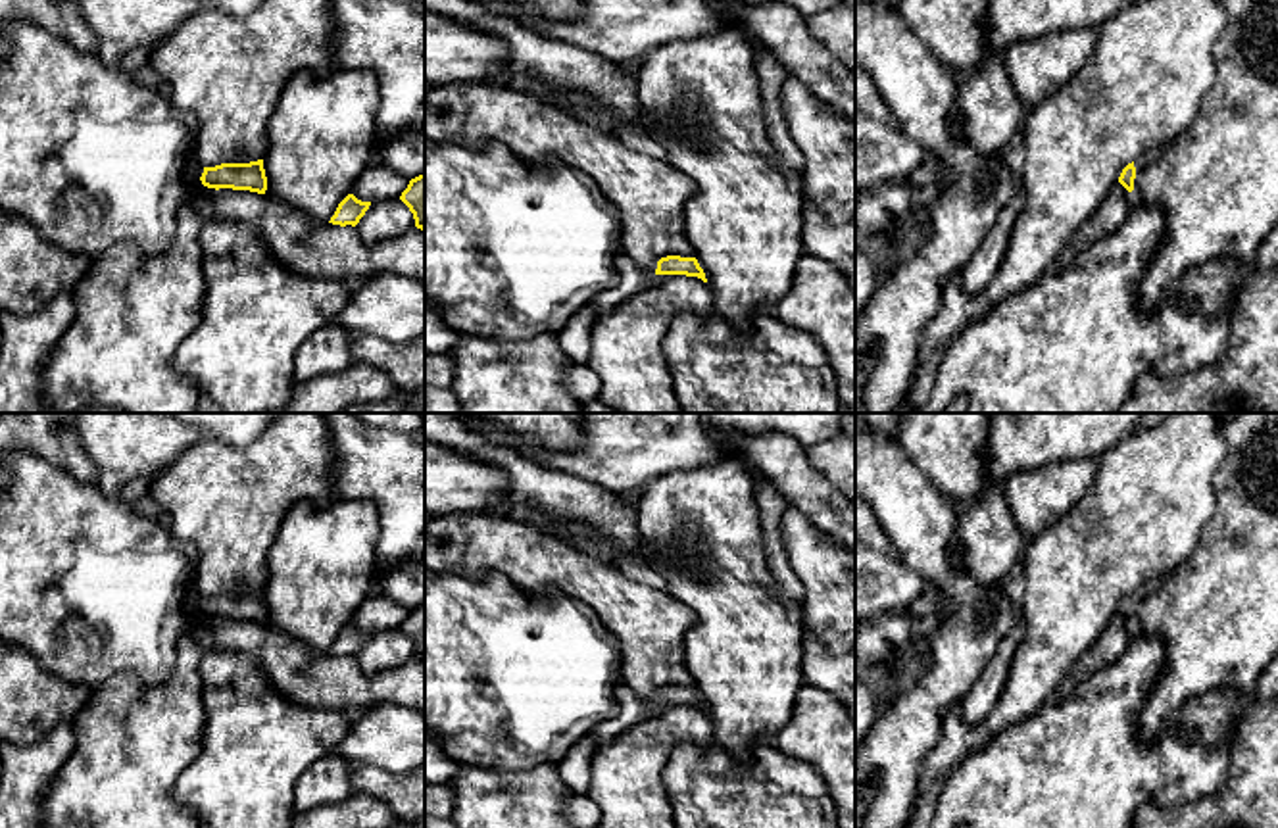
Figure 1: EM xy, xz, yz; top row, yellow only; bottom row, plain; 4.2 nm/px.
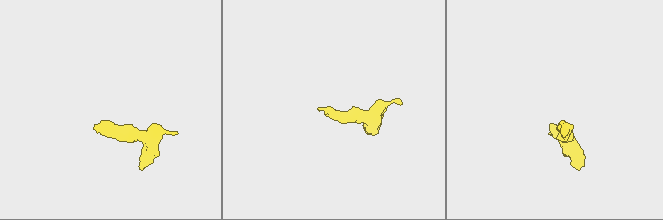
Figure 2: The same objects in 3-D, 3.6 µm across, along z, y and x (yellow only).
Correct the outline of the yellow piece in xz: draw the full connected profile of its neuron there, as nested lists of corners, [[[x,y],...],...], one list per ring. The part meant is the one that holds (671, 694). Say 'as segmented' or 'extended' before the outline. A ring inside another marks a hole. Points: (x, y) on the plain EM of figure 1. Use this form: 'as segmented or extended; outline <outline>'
as segmented; outline [[[667,686],[657,692],[655,705],[686,705],[707,713],[703,699],[696,688]]]

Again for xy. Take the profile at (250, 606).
extended; outline [[[192,580],[186,596],[192,601],[192,605],[198,607],[208,619],[250,621],[258,624],[265,624],[267,621],[263,590],[250,594],[221,594],[215,597],[204,597],[196,590],[196,584]]]

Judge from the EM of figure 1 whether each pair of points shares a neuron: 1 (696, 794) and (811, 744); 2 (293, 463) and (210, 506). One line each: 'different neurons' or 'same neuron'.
1: different neurons
2: same neuron

